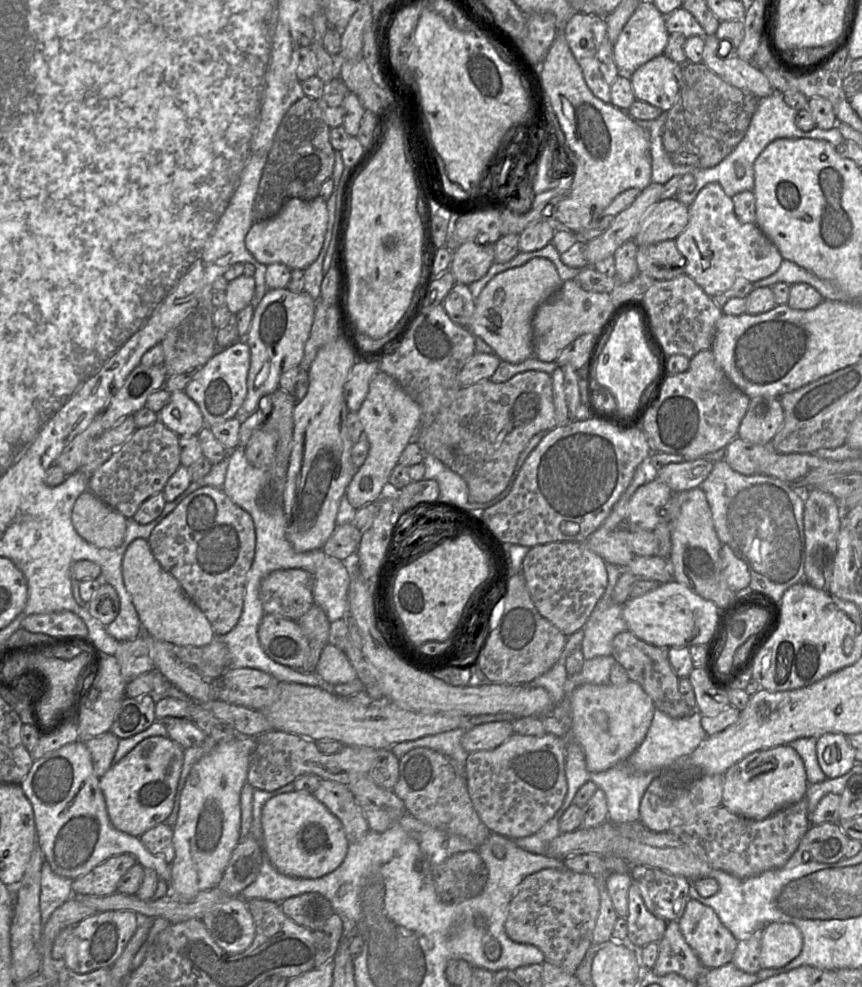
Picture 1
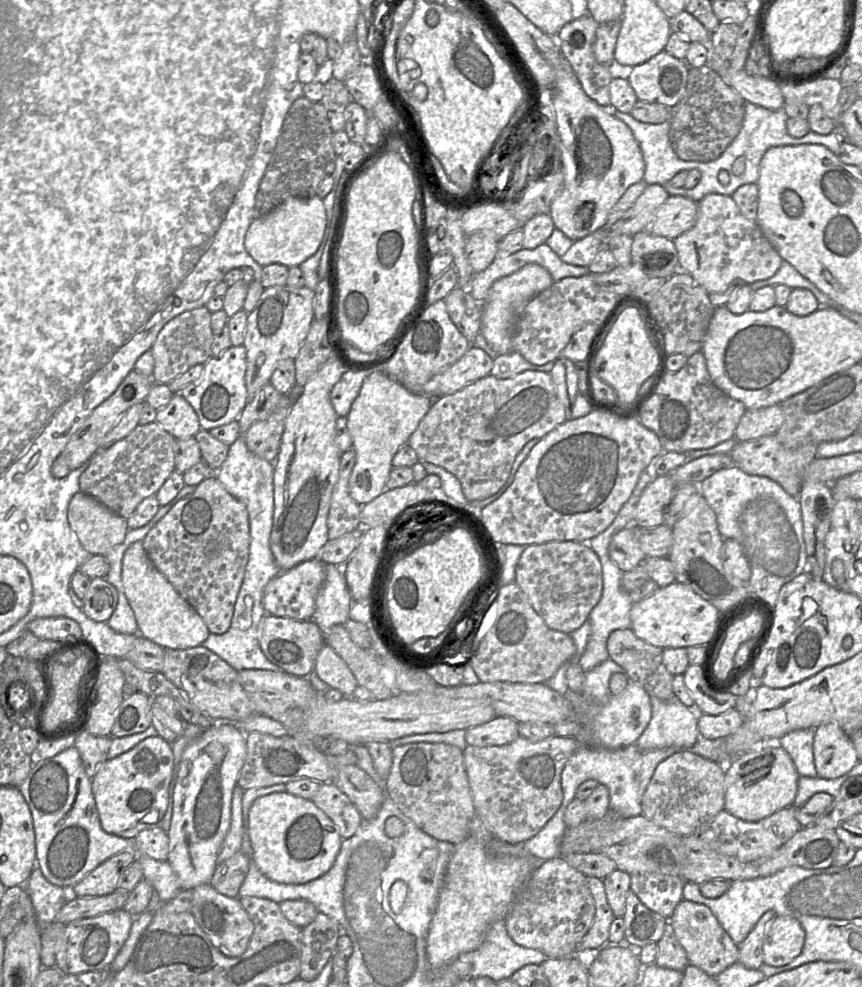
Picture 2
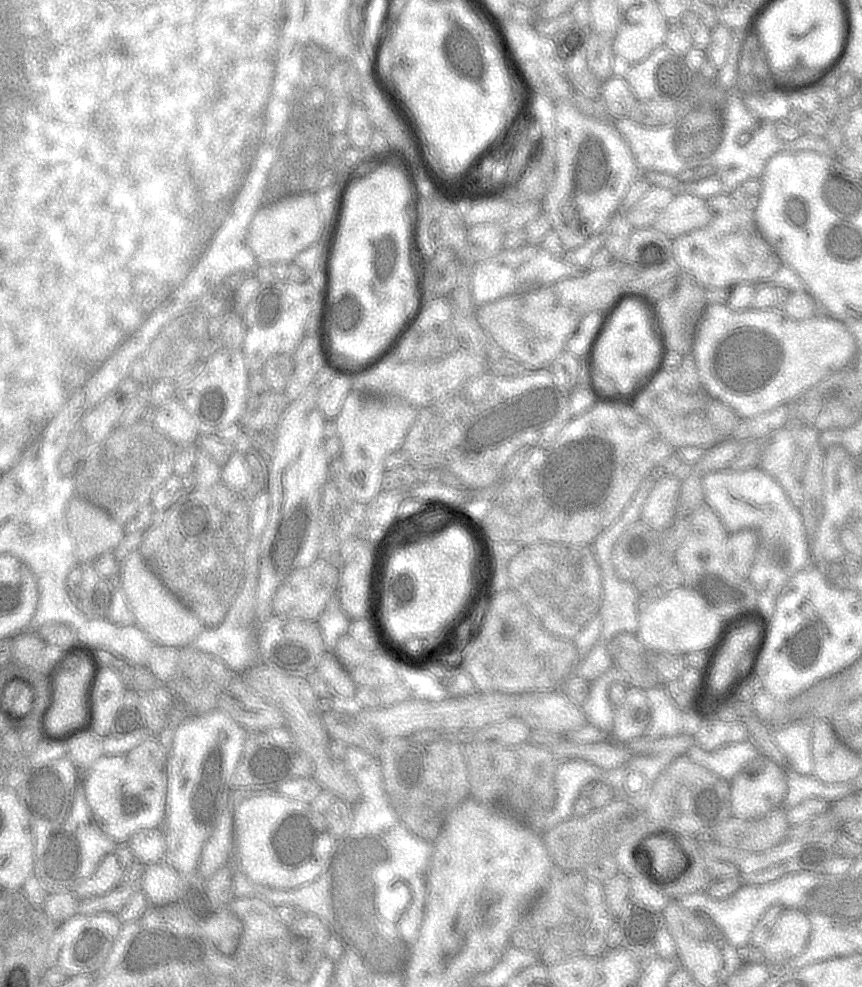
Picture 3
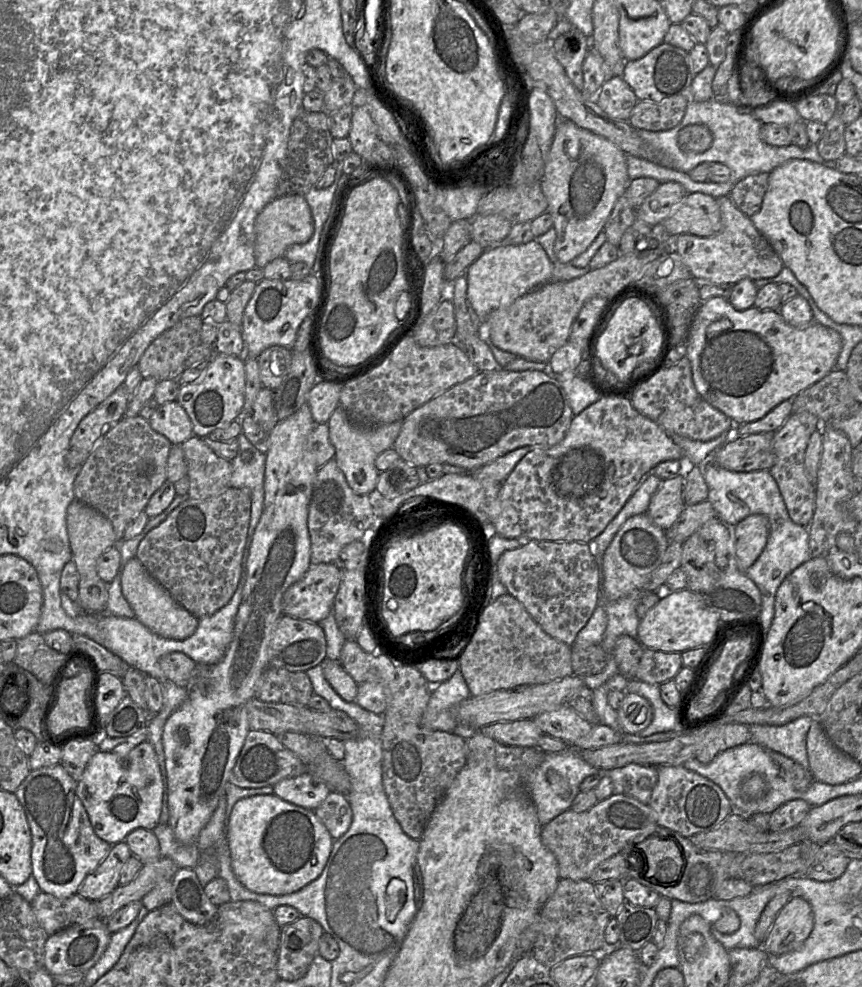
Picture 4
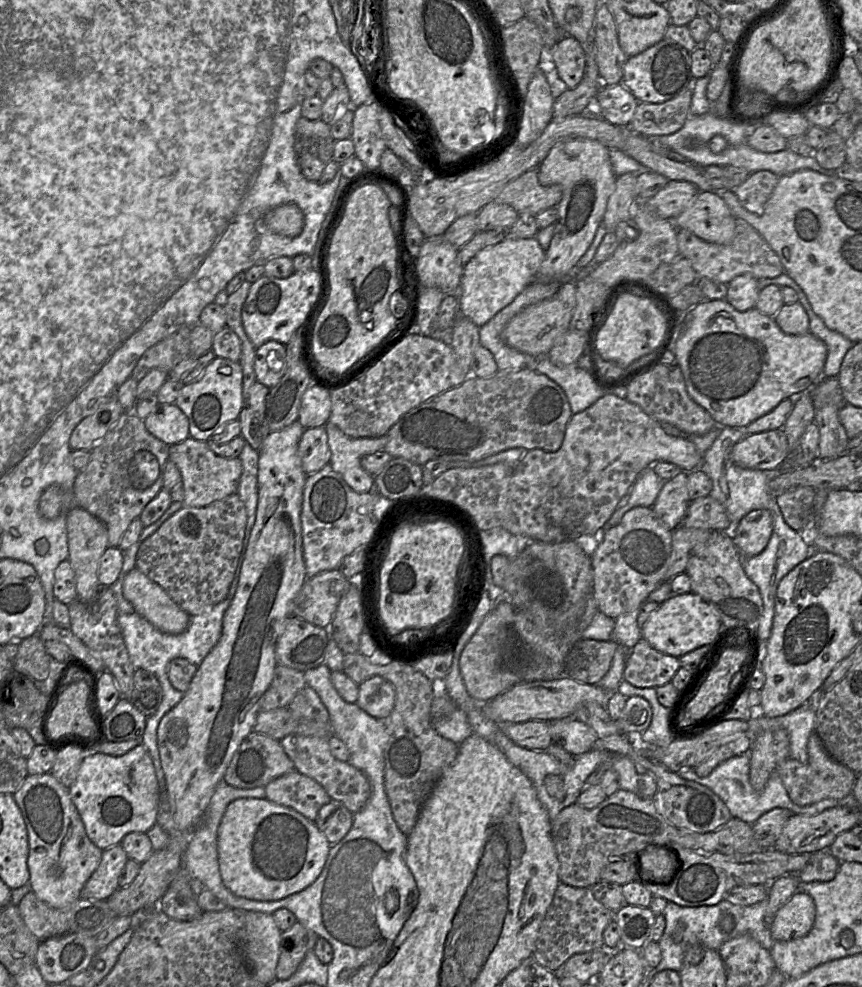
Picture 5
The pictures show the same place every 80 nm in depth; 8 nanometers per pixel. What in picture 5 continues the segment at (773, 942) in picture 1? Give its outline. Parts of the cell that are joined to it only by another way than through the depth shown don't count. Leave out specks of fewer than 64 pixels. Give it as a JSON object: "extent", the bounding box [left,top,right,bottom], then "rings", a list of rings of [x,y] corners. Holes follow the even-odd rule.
{"extent":[770,891,816,941],"rings":[[[796,891],[777,911],[770,932],[774,941],[790,941],[806,936],[815,922],[816,908],[810,895]]]}

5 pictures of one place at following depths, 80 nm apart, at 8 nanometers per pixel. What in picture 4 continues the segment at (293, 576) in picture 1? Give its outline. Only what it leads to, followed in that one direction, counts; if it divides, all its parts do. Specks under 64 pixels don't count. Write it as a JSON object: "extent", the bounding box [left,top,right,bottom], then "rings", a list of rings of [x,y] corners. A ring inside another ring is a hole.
{"extent":[282,563,341,623],"rings":[[[333,563],[310,565],[307,572],[284,593],[282,614],[311,623],[320,623],[330,613],[339,589],[341,571]]]}

